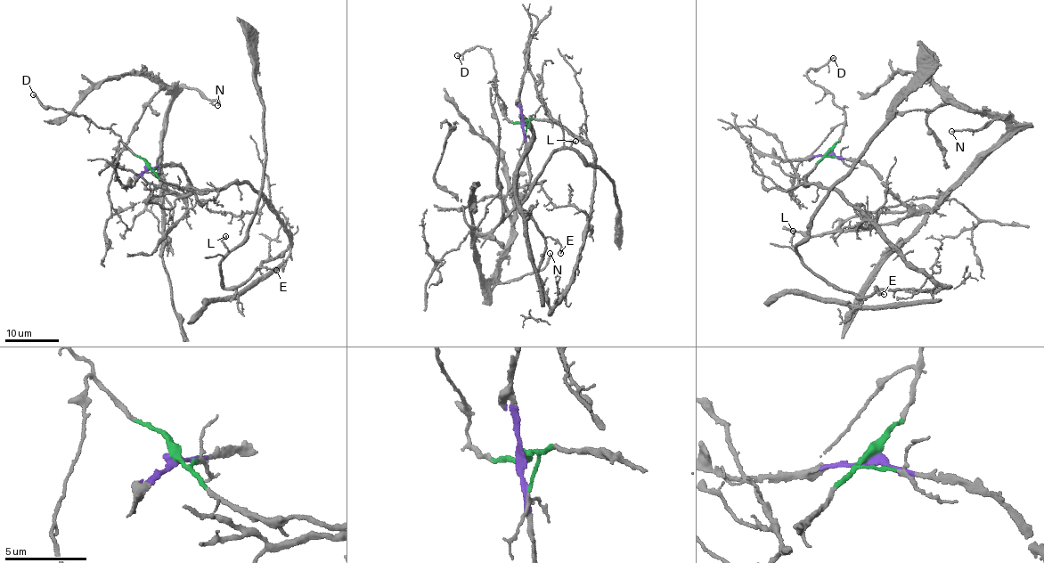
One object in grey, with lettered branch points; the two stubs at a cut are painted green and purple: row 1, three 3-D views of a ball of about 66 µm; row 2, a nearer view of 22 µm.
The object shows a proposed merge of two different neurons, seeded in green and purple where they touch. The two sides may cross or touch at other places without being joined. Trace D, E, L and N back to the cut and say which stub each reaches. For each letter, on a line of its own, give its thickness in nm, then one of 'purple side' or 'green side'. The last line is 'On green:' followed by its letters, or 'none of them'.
D: 190 nm thick; green side
E: 150 nm thick; green side
L: 150 nm thick; green side
N: 160 nm thick; purple side
On green: D, E, L

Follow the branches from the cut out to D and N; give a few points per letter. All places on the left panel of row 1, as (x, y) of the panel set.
D: (147, 167), (118, 135), (101, 128), (82, 116), (40, 104), (33, 94)
N: (147, 167), (182, 169), (183, 198), (167, 191), (159, 160), (170, 98), (195, 89), (217, 105)

